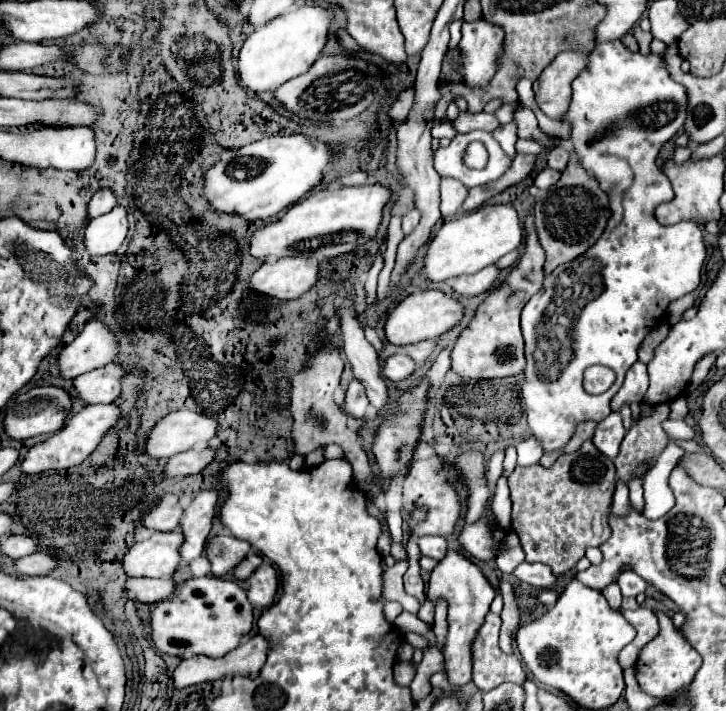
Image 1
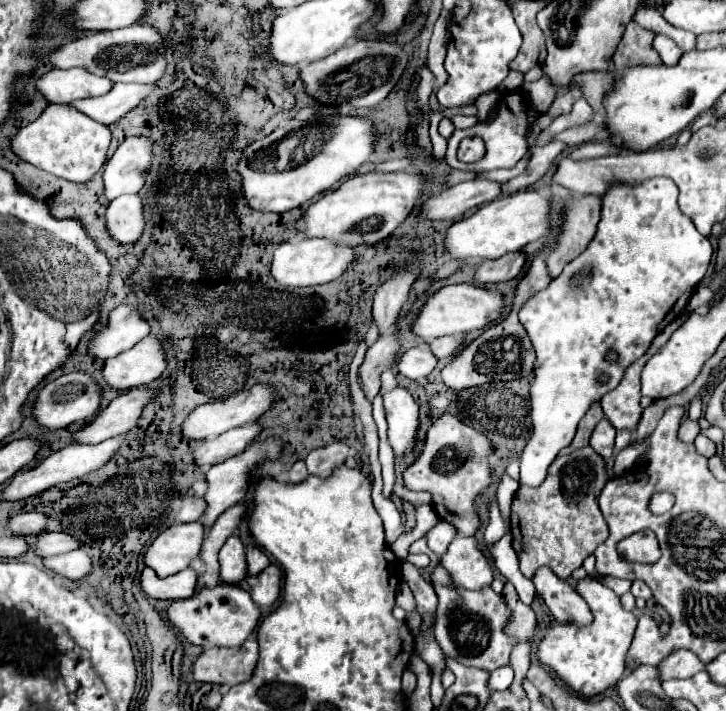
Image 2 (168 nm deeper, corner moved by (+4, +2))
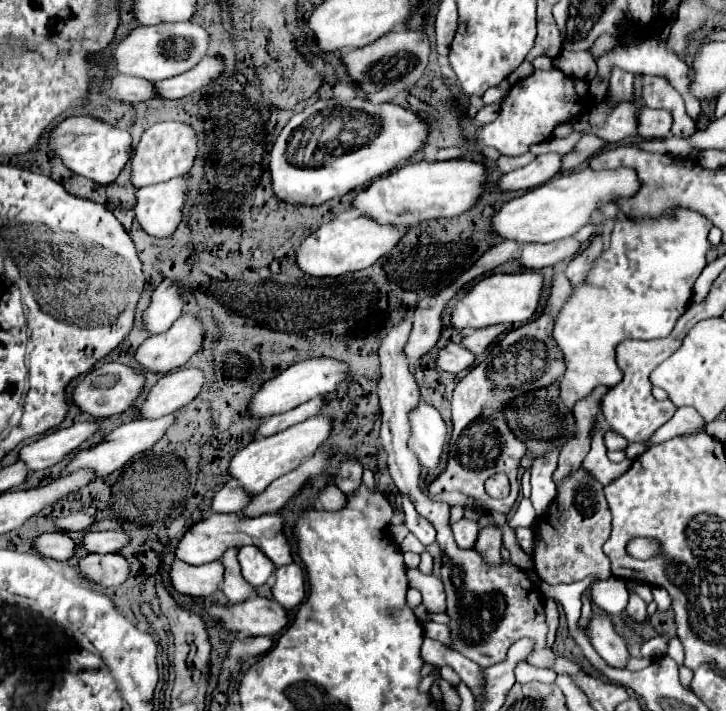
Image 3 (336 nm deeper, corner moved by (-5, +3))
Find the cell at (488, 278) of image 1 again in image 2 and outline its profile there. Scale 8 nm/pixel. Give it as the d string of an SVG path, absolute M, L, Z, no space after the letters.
M520 251L506 253L504 257L498 257L494 261L484 261L476 271L476 283L486 285L486 283L510 281L522 271L524 263L526 263L526 253Z

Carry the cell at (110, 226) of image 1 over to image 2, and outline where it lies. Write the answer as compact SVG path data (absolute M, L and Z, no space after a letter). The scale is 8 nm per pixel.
M140 195L116 197L106 211L106 223L112 237L120 243L134 243L144 231L144 209Z

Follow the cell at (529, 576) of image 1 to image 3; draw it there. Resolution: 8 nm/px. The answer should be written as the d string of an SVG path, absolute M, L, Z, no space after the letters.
M595 612L585 626L585 636L589 638L589 642L597 650L597 654L609 666L613 666L613 668L625 666L625 662L629 658L625 640L615 632L615 626L607 614Z

